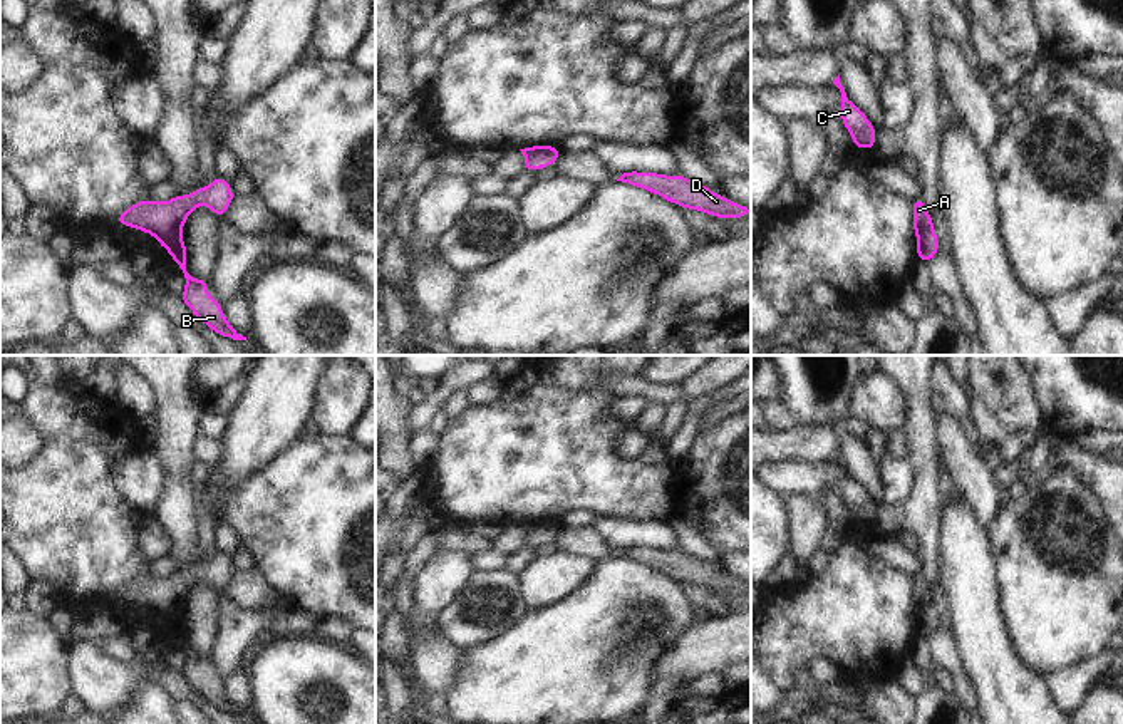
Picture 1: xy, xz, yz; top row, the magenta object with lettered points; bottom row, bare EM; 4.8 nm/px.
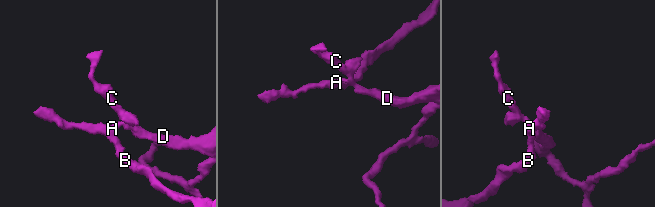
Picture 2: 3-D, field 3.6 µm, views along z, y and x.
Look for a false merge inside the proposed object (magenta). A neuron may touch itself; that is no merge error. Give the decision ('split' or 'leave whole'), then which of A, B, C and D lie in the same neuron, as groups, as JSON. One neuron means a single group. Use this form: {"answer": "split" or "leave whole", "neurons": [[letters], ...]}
{"answer": "split", "neurons": [["A", "C", "D"], ["B"]]}

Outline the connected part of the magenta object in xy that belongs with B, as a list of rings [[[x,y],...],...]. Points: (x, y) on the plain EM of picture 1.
[[[178,607],[169,613],[159,613],[159,622],[164,622],[171,634],[179,640],[184,649],[186,662],[181,669],[181,675],[186,682],[193,685],[198,696],[208,701],[213,707],[221,712],[233,716],[246,716],[241,709],[238,709],[230,697],[226,696],[221,680],[216,677],[213,670],[208,669],[206,662],[210,655],[198,655],[186,647],[186,620],[183,617],[183,608]]]

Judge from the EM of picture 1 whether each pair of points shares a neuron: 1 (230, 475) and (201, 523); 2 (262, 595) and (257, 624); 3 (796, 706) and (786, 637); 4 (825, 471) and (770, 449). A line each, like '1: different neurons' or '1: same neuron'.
1: different neurons
2: different neurons
3: different neurons
4: different neurons

